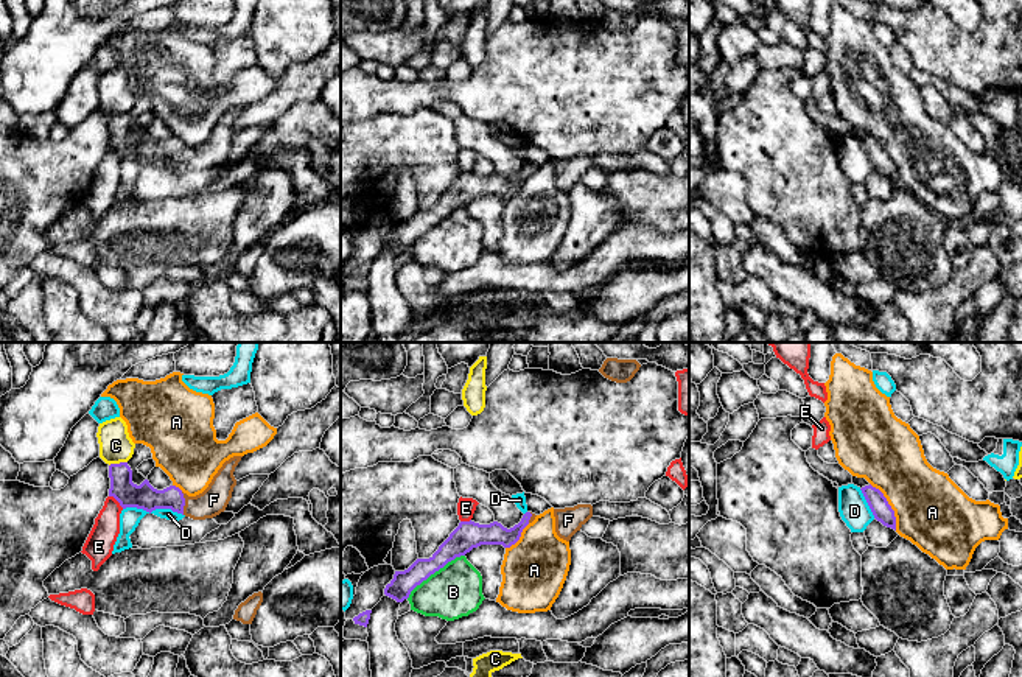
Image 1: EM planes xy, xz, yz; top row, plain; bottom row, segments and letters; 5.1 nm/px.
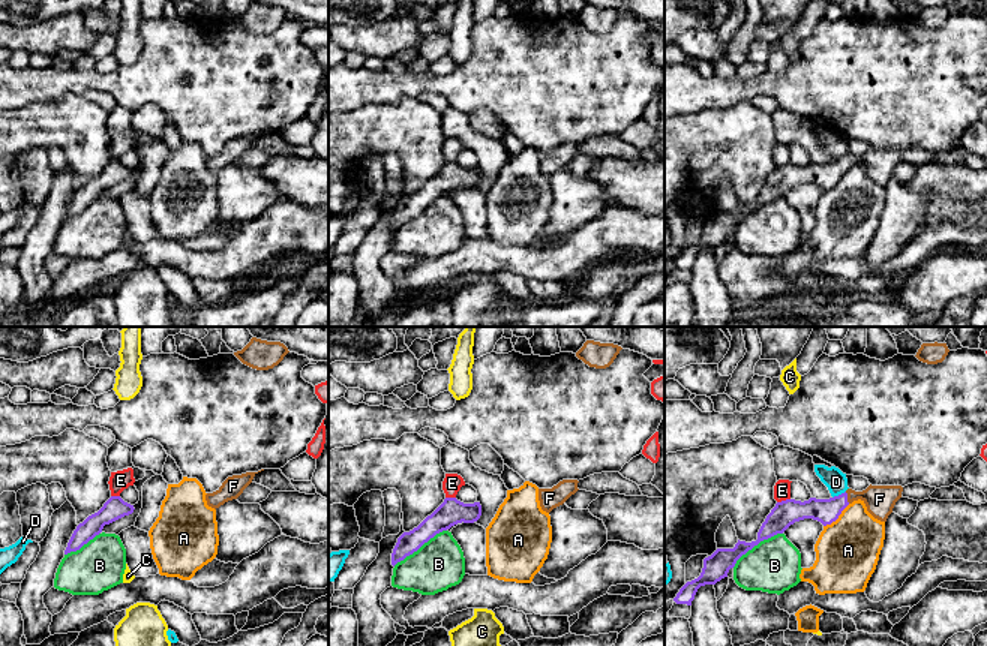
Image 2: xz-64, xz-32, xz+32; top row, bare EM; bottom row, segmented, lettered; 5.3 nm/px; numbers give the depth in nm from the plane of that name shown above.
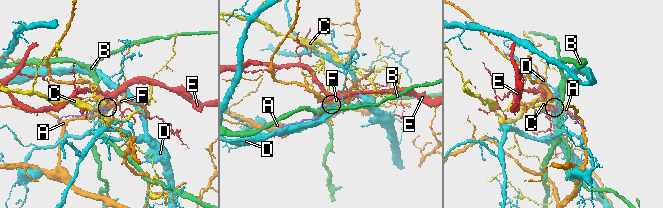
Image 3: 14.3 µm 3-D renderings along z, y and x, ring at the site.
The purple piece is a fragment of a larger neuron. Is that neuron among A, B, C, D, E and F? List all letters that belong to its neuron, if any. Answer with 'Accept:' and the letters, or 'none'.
Accept: F

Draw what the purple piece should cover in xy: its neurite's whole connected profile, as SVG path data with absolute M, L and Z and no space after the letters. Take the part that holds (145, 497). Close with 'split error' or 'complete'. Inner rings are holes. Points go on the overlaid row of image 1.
M233 456L226 461L208 487L196 496L188 496L176 486L157 490L148 479L137 486L132 482L132 470L128 462L110 464L109 496L114 496L123 509L137 507L149 514L156 509L171 509L193 520L213 518L226 510L232 498L236 486L233 472L241 458Z | split error

